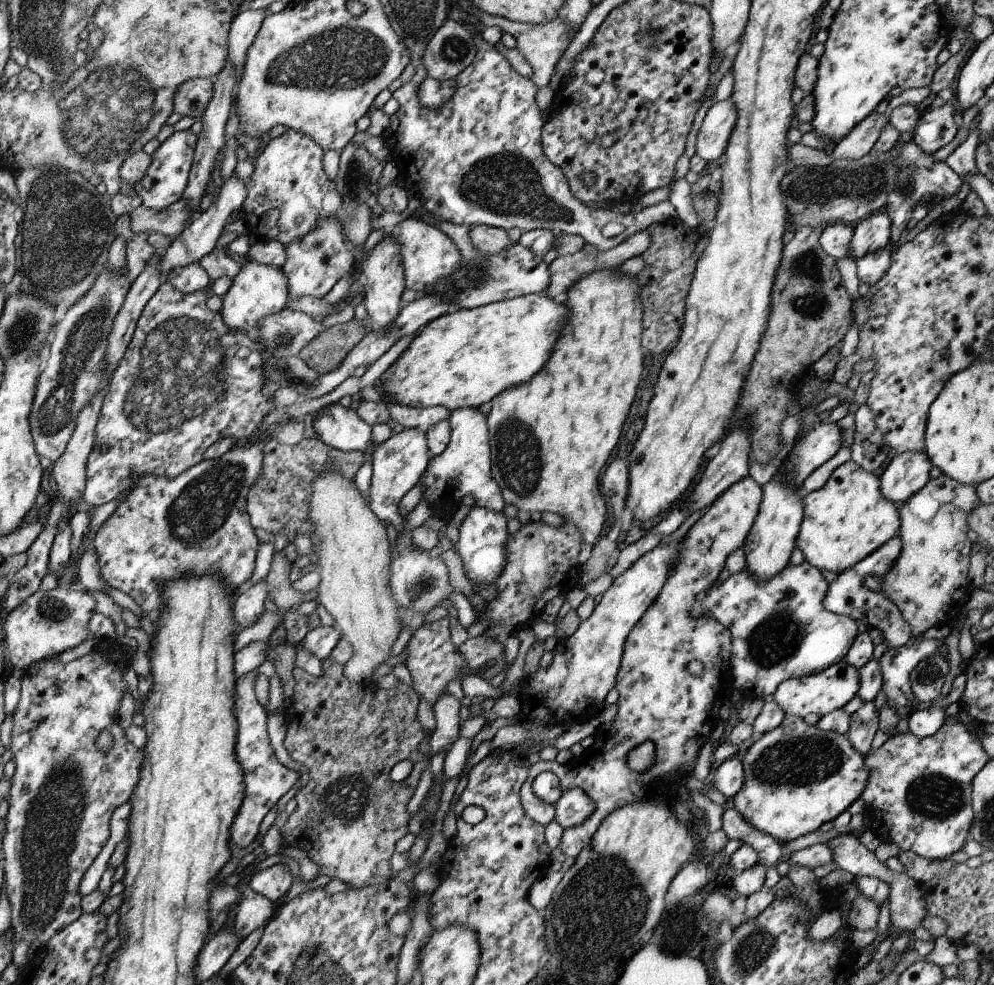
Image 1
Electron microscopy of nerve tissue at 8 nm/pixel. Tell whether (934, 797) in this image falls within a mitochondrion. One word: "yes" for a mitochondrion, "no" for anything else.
yes

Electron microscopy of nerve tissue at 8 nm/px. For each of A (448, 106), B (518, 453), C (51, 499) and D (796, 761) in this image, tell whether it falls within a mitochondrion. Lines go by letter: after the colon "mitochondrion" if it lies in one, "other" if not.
A: other
B: mitochondrion
C: other
D: mitochondrion

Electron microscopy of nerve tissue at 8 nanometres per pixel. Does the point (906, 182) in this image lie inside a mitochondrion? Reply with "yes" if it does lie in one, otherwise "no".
yes

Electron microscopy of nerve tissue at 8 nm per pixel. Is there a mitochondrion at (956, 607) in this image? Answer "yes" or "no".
no

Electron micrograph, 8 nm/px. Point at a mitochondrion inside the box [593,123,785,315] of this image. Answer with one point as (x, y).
(703, 193)

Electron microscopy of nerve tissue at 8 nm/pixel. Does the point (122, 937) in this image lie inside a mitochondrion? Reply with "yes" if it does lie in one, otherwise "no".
no

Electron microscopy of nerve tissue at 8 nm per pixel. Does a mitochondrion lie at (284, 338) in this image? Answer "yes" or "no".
yes

